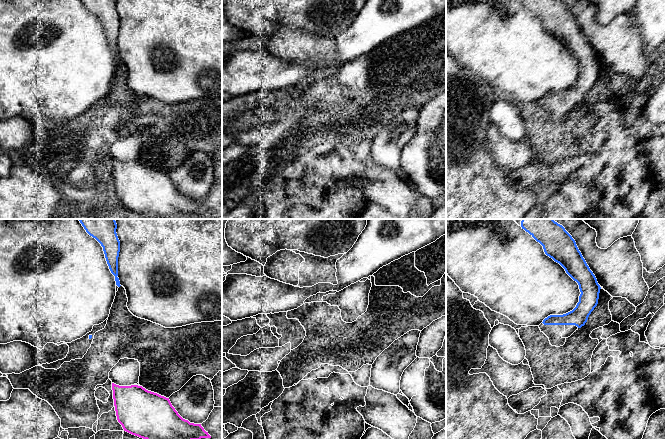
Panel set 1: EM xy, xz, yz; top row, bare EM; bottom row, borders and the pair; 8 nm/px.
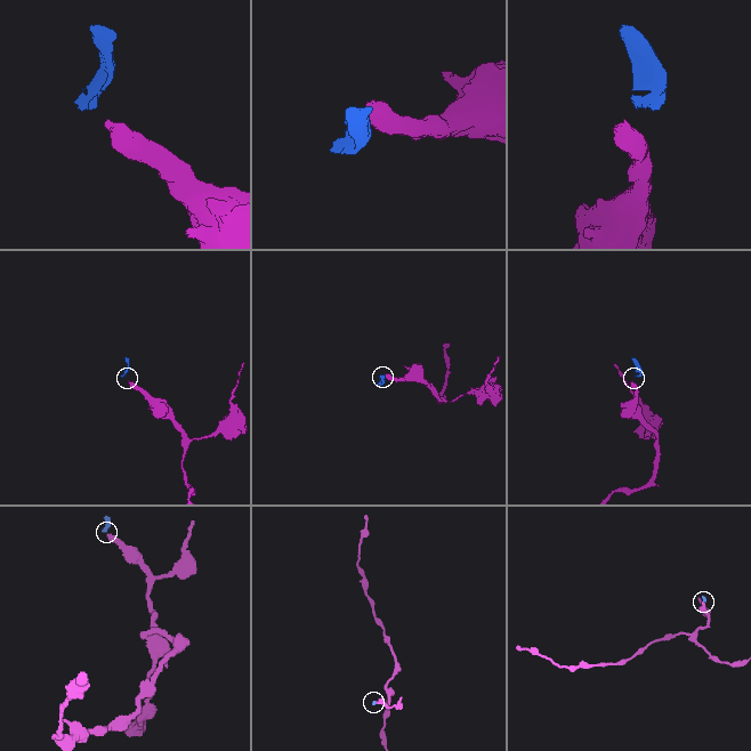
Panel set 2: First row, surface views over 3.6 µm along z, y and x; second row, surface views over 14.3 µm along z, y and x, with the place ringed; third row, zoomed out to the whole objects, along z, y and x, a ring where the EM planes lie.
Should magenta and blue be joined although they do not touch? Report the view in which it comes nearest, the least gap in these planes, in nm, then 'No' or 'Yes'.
Closest in xy. Distance 400 nm. No

